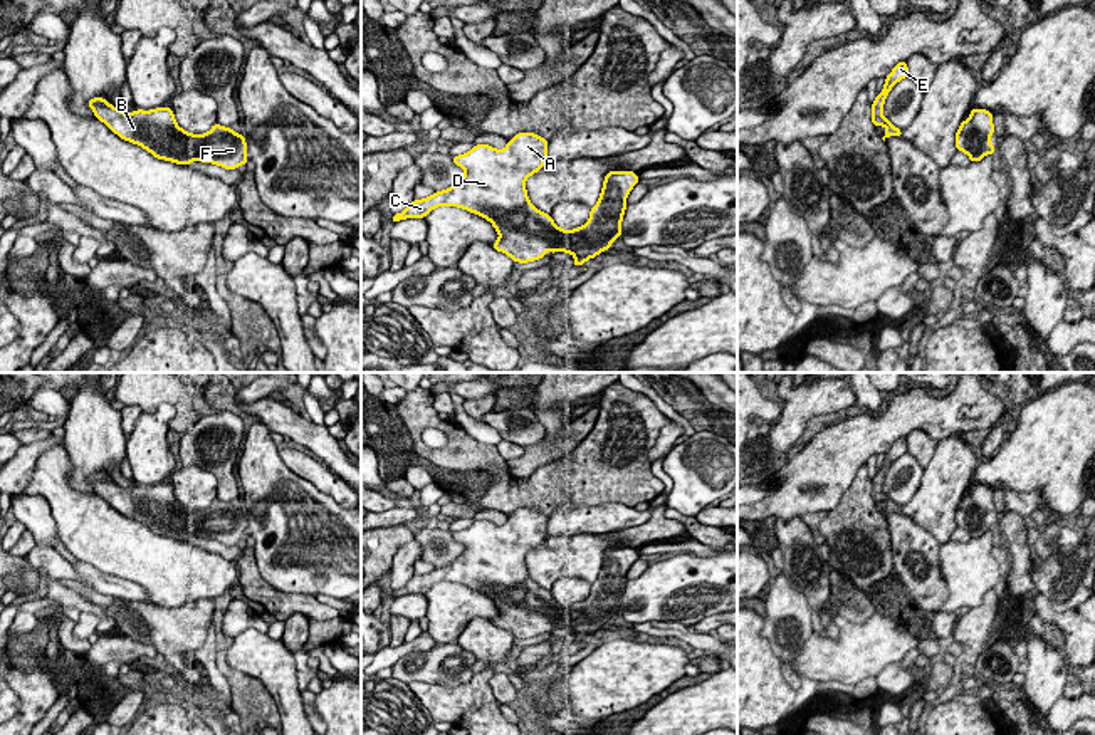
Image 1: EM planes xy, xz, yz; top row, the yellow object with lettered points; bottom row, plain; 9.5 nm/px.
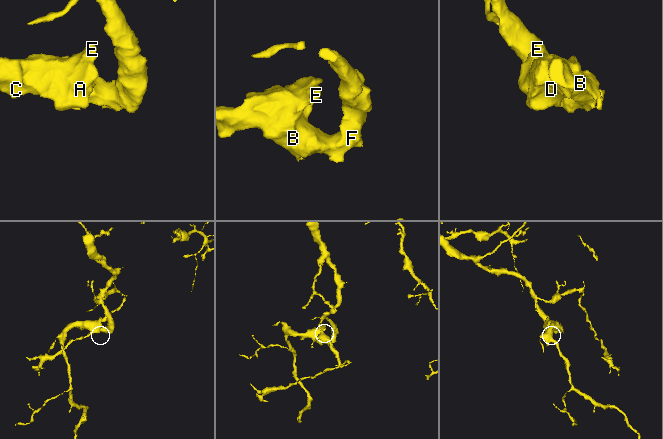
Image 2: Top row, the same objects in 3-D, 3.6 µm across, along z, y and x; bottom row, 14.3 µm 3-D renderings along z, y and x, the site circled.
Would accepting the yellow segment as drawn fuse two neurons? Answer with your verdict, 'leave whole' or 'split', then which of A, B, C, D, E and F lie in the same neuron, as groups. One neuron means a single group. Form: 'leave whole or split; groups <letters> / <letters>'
leave whole; groups A B C D E F

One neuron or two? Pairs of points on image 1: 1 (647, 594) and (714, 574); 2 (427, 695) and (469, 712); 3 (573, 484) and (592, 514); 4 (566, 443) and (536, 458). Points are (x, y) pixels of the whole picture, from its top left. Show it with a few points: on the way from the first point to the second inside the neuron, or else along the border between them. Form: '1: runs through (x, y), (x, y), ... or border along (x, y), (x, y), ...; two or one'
1: runs through (664, 593), (697, 581); one
2: runs through (437, 698), (444, 703), (459, 705); one
3: border along (627, 505), (563, 504), (550, 517); two
4: runs through (560, 445), (543, 453); one

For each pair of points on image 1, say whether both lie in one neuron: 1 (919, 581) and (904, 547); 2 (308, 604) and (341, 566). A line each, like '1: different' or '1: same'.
1: same
2: different

